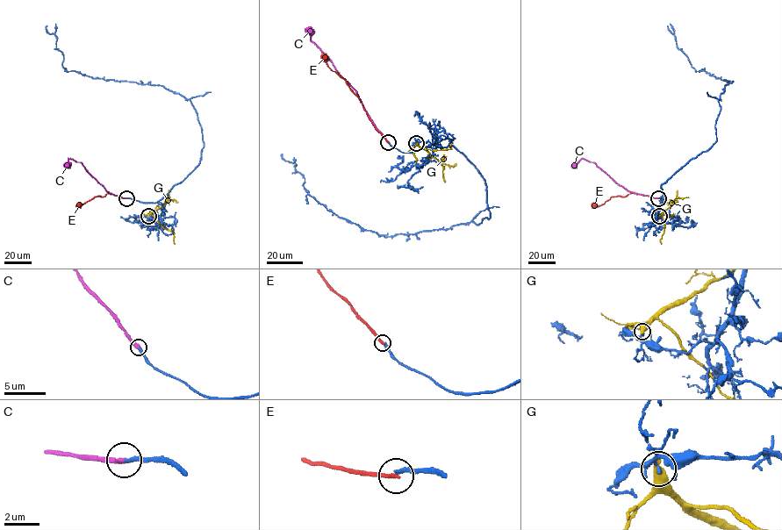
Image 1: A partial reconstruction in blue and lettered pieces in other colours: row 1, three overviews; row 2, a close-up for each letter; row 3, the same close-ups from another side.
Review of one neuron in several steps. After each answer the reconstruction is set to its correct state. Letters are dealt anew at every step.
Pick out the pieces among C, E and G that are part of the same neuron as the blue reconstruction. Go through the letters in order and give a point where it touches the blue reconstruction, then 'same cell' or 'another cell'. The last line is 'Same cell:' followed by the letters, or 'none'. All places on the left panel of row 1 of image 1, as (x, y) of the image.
C: contact (126, 198); same cell
E: contact (126, 198); another cell
G: contact (148, 216); another cell
Same cell: C

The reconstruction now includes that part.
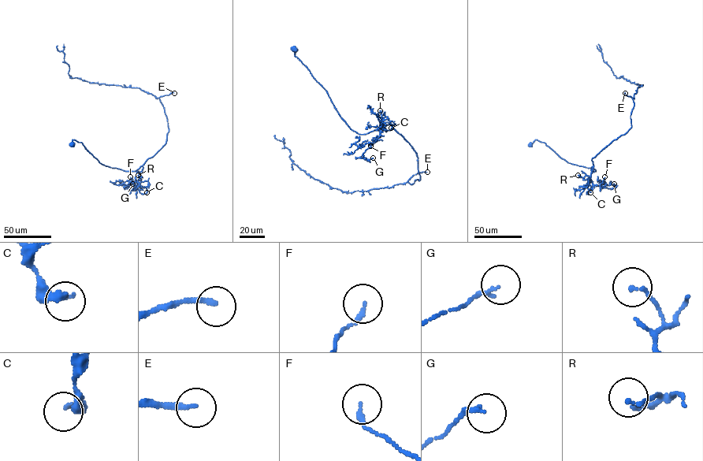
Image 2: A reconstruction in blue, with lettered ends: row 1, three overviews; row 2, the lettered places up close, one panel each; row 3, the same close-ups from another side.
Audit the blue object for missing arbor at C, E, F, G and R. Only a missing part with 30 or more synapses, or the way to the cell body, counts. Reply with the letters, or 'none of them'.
E

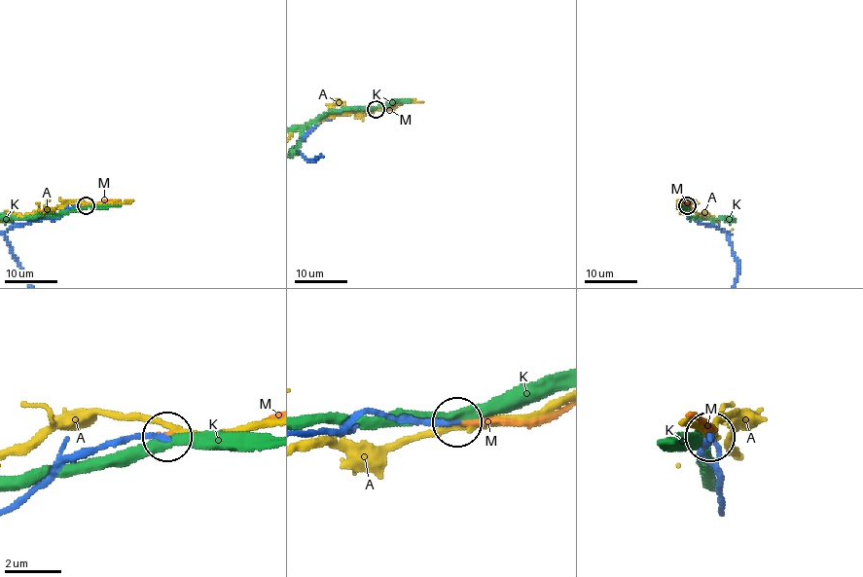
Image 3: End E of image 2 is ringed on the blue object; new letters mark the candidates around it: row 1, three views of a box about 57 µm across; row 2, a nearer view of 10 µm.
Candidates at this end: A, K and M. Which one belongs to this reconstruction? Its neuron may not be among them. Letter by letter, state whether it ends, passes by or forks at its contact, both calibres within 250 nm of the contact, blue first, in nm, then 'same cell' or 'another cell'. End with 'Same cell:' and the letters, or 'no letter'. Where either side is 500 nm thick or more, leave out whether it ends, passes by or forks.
A: it passes by; 190 nm thick on the blue side, 240 nm on the other; another cell
K: it passes by; 240 nm thick on the blue side, 360 nm on the other; another cell
M: it ends there; 240 nm thick on the blue side, 180 nm on the other; same cell
Same cell: M

